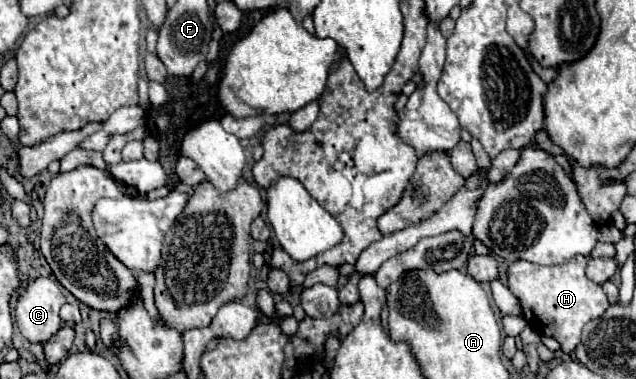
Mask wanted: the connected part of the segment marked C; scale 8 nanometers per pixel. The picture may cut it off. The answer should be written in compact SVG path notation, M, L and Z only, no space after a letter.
M51 278L31 280L17 302L17 326L29 342L47 342L59 328L59 308L65 304L65 296L59 284Z

